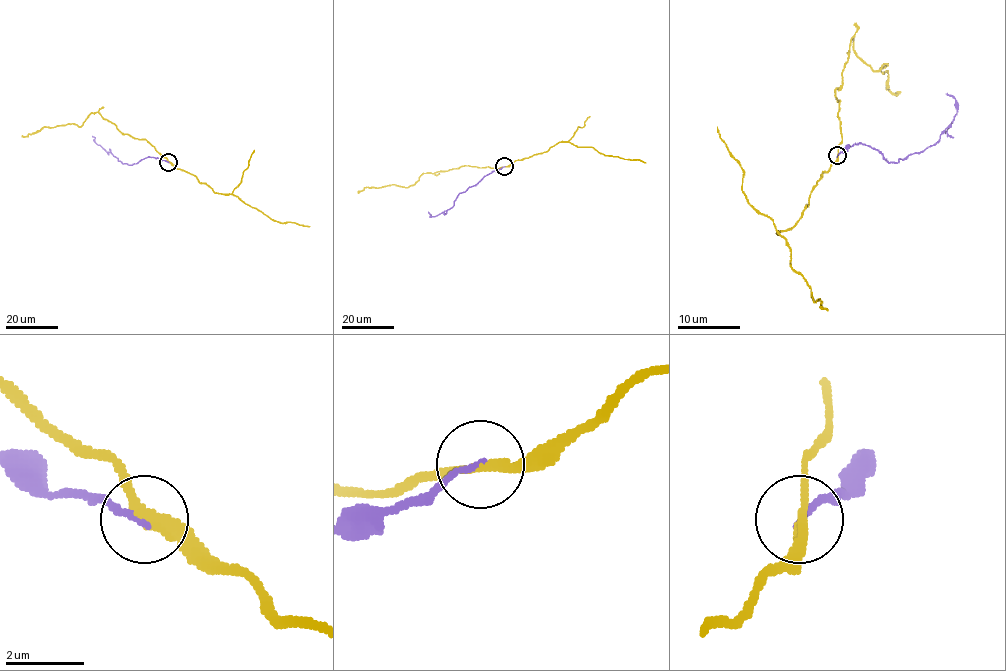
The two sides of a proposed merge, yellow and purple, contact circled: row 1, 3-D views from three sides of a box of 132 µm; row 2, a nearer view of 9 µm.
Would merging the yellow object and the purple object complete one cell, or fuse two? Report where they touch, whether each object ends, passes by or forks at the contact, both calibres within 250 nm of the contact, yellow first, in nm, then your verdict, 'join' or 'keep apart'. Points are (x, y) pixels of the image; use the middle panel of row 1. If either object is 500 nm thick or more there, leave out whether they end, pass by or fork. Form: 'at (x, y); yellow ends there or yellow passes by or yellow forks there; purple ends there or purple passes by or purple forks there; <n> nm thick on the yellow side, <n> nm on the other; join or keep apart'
at (504, 166); yellow passes by; purple ends there; 240 nm thick on the yellow side, 160 nm on the other; keep apart

